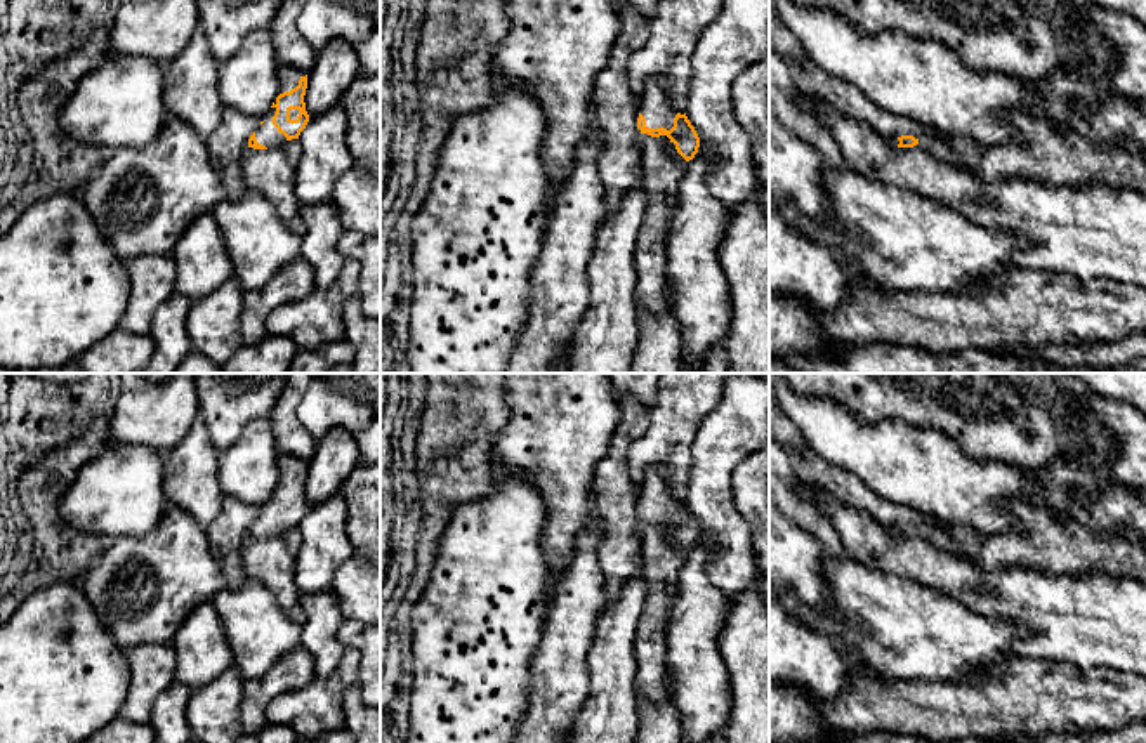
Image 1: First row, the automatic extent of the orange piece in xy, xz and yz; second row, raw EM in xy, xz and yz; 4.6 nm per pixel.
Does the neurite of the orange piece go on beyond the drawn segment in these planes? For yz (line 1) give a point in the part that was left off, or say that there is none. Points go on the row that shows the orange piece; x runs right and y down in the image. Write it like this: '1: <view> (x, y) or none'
1: yz (933, 144)

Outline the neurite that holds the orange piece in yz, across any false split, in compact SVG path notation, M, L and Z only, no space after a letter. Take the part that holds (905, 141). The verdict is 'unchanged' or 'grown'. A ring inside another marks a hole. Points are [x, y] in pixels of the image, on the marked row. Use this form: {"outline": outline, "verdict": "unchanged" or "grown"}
{"outline": "M901 135L898 139L889 139L887 144L892 148L913 148L920 144L938 160L952 163L952 165L958 165L958 156L939 137L922 135L920 139L915 139L913 135Z", "verdict": "grown"}

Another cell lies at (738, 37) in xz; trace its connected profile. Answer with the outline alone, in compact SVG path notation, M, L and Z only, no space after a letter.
M722 0L719 16L700 33L693 50L693 76L686 116L700 137L698 153L714 160L707 175L712 194L726 205L731 222L738 207L759 187L752 160L752 139L734 116L731 89L734 80L769 52L769 0Z

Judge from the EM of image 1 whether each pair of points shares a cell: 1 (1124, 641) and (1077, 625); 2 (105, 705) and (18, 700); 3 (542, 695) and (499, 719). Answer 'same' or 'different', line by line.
1: same
2: same
3: different

